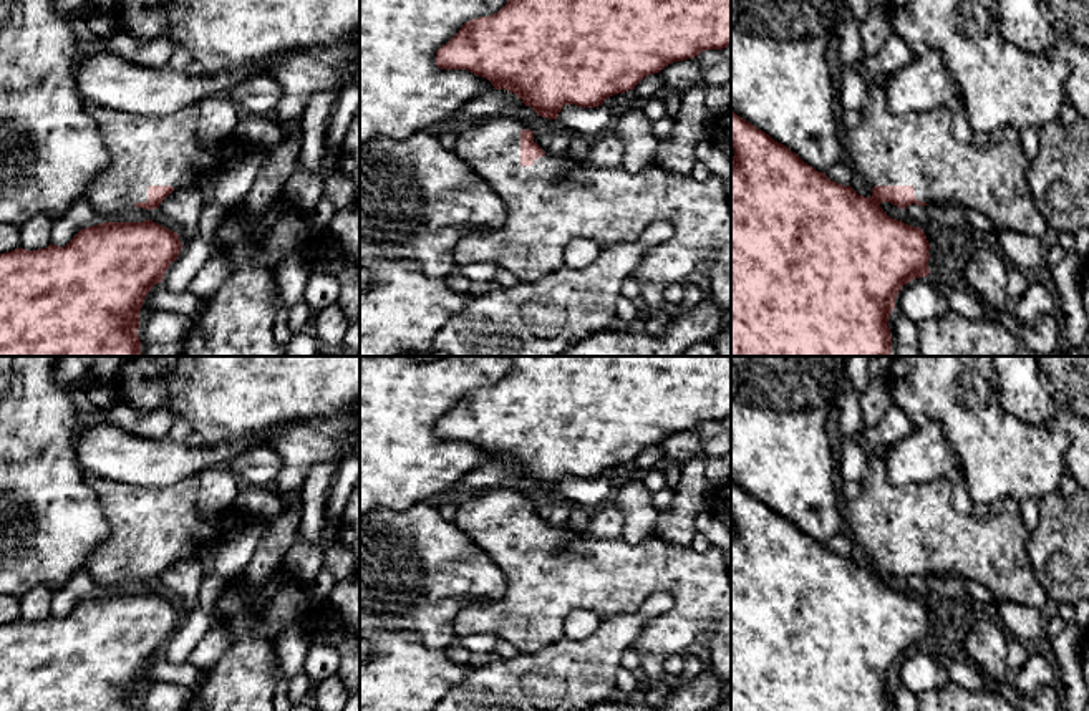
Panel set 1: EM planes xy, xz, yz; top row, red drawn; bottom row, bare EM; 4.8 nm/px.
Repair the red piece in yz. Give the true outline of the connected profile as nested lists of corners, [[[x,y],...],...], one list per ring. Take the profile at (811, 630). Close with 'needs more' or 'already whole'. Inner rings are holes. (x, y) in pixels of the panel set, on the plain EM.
[[[733,481],[731,517],[734,520],[731,530],[731,711],[892,711],[888,688],[895,680],[895,670],[905,655],[930,645],[930,615],[920,598],[892,590],[880,575],[890,573],[898,580],[912,575],[928,577],[915,568],[913,557],[875,557],[870,568],[859,567],[850,557],[834,554],[825,544],[816,542],[789,519],[774,512]]]; already whole

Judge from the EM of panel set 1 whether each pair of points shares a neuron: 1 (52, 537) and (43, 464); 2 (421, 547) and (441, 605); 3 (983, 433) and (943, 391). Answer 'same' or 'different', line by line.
1: same
2: same
3: same

